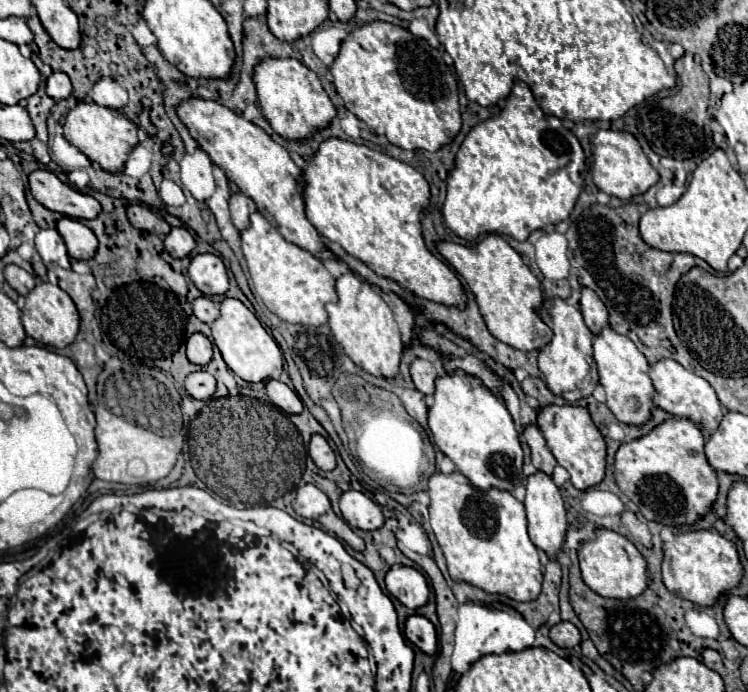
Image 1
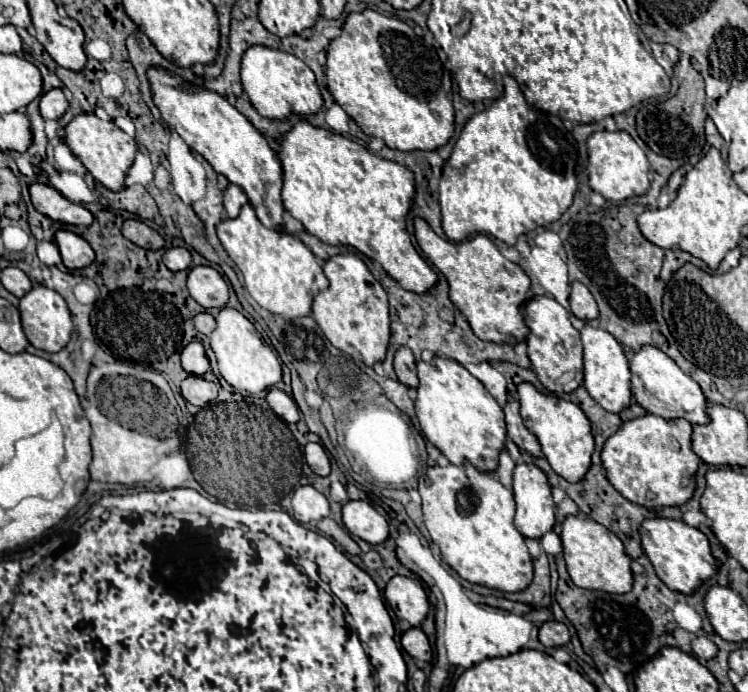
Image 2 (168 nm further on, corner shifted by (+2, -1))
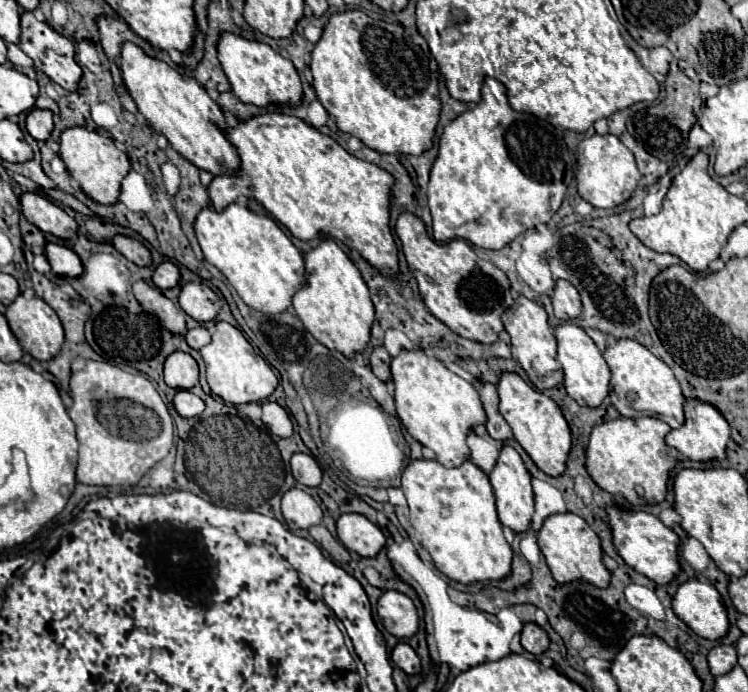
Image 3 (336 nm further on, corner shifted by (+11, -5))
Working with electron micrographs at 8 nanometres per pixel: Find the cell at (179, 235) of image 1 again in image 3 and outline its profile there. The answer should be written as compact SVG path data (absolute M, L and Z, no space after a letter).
M161 262L157 268L155 268L155 274L153 274L153 284L159 288L159 290L167 290L167 288L173 288L179 284L179 266L173 264L173 262Z

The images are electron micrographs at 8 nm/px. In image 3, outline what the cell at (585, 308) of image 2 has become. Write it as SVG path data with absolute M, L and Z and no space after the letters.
M557 280L557 286L551 296L555 316L559 320L575 320L581 316L581 298L579 292L567 280Z

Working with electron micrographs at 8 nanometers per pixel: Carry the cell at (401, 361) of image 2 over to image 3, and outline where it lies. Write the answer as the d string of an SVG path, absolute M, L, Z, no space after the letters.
M383 346L373 350L373 354L371 354L371 370L375 372L375 376L379 380L383 380L383 382L391 380L391 356Z

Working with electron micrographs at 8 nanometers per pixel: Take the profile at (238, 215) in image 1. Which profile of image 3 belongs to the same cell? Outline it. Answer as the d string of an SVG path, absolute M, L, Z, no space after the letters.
M287 114L255 116L237 128L227 128L227 136L241 156L241 168L233 176L215 176L209 184L209 198L217 212L239 196L255 196L295 238L313 240L323 234L357 250L383 276L399 274L397 246L389 228L389 196L395 178L387 170L359 160L333 138Z

